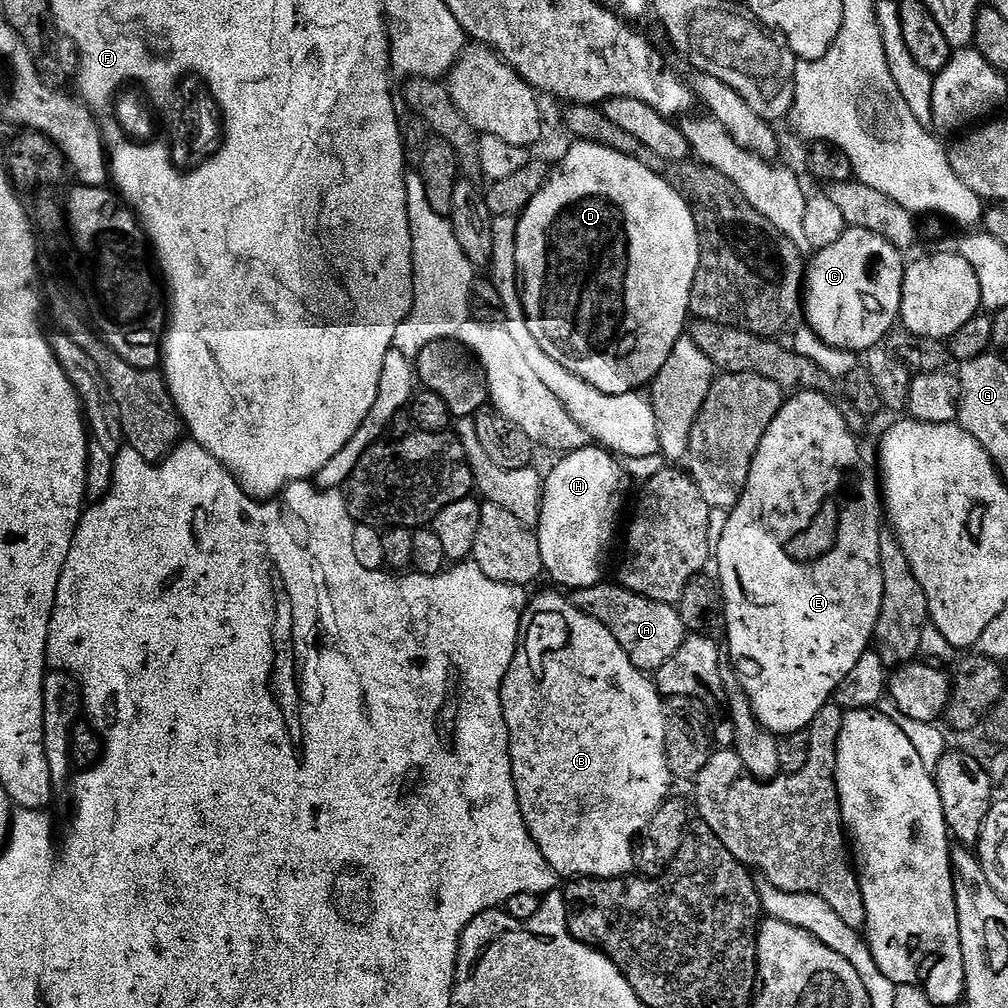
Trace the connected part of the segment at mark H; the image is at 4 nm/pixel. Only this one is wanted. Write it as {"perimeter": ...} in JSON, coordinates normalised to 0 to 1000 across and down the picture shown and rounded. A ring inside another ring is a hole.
{"perimeter":[[[584,442],[571,445],[557,451],[556,456],[548,464],[548,469],[539,473],[539,488],[537,490],[536,516],[530,523],[534,542],[538,546],[538,558],[541,568],[549,571],[555,582],[560,585],[584,583],[600,574],[599,560],[595,551],[607,532],[607,519],[611,516],[611,507],[615,504],[615,474],[617,475],[617,460],[608,449],[596,442]]]}

